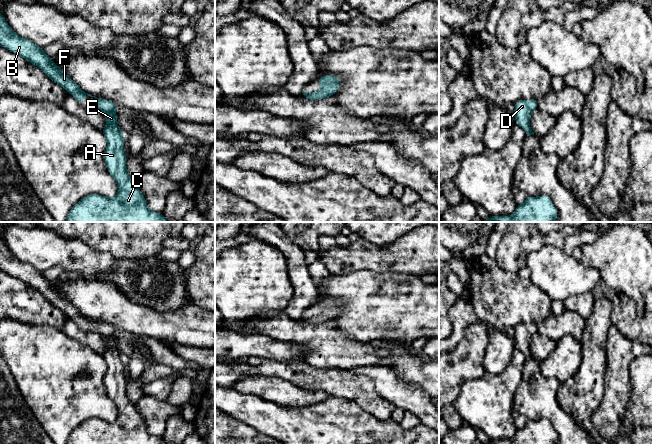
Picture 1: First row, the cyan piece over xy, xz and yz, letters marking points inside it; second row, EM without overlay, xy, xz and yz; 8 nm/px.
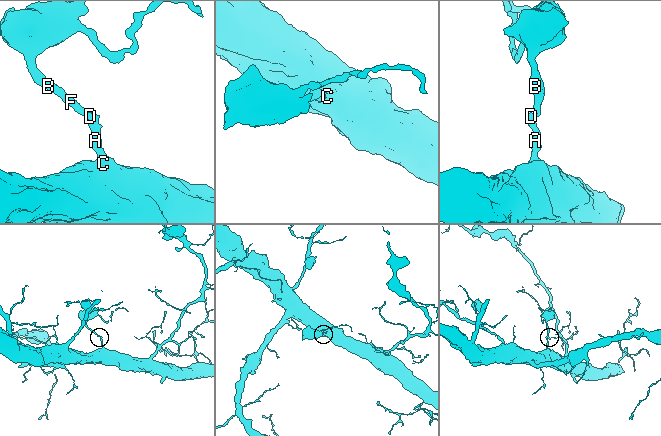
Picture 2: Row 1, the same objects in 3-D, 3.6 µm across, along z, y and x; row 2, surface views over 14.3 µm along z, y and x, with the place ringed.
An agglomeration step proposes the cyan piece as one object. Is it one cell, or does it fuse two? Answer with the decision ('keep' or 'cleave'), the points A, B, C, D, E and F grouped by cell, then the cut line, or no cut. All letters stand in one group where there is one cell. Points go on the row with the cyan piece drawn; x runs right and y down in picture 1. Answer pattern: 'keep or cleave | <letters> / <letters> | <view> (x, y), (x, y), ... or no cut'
keep | A B C D E F | no cut

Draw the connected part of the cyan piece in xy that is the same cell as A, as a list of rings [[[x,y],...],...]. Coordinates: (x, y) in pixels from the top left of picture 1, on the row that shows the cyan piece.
[[[1,13],[0,46],[42,69],[51,80],[62,86],[79,103],[84,101],[86,95],[94,97],[95,108],[99,108],[107,119],[106,127],[102,130],[108,143],[104,159],[110,175],[117,182],[118,193],[114,198],[99,194],[85,196],[70,210],[66,222],[169,222],[162,213],[153,212],[148,208],[142,192],[137,188],[134,179],[129,176],[123,147],[125,135],[116,123],[117,105],[110,100],[84,92],[51,61],[43,48],[16,34]]]

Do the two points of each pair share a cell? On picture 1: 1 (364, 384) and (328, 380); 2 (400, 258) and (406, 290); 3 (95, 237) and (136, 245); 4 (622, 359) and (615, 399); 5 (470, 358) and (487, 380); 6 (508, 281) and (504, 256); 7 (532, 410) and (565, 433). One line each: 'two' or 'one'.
1: one
2: two
3: one
4: one
5: two
6: two
7: one

